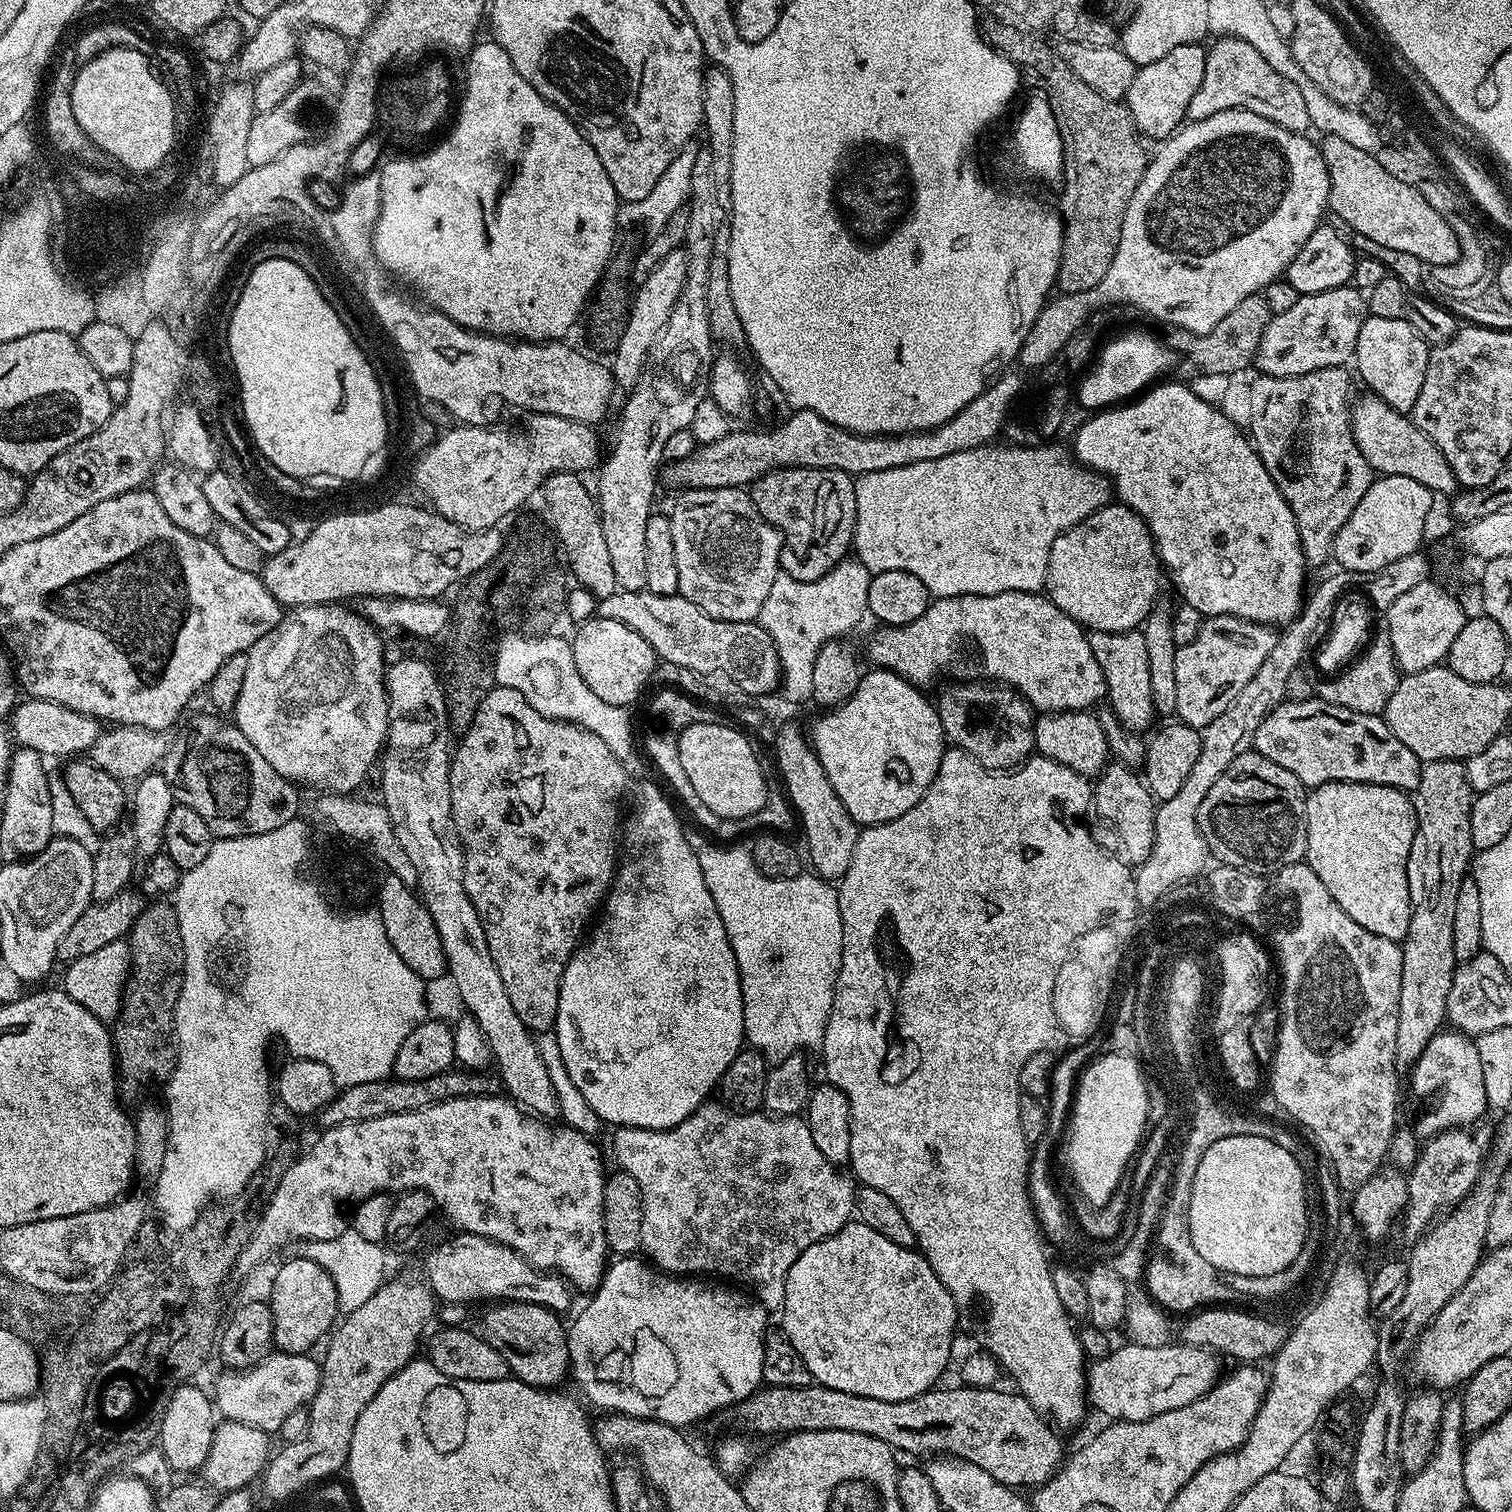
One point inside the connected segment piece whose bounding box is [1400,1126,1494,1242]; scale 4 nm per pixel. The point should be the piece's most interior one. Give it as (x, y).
(1448, 1167)

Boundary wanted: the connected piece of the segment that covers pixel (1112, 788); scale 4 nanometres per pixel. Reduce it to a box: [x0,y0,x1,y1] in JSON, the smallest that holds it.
[1094,764,1156,866]

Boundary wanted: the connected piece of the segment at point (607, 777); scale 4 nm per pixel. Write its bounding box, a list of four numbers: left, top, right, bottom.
[448,686,628,1033]

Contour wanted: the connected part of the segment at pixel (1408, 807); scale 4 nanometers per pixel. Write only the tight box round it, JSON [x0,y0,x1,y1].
[1304,782,1416,942]

